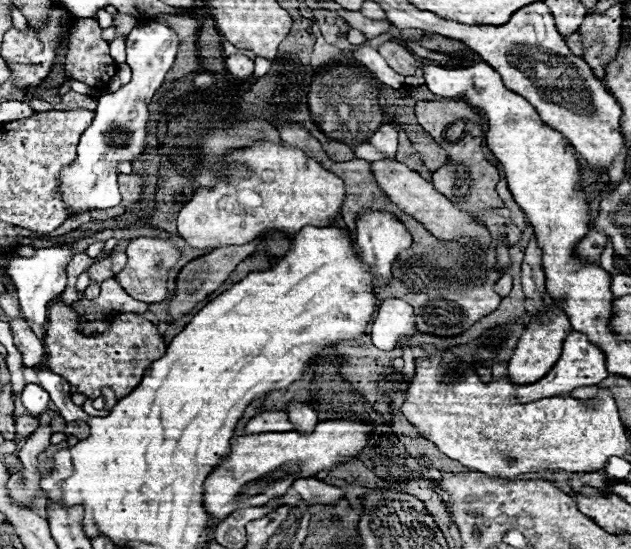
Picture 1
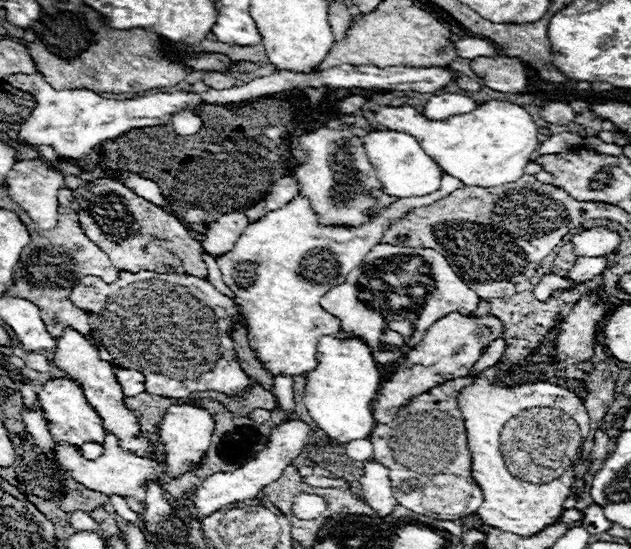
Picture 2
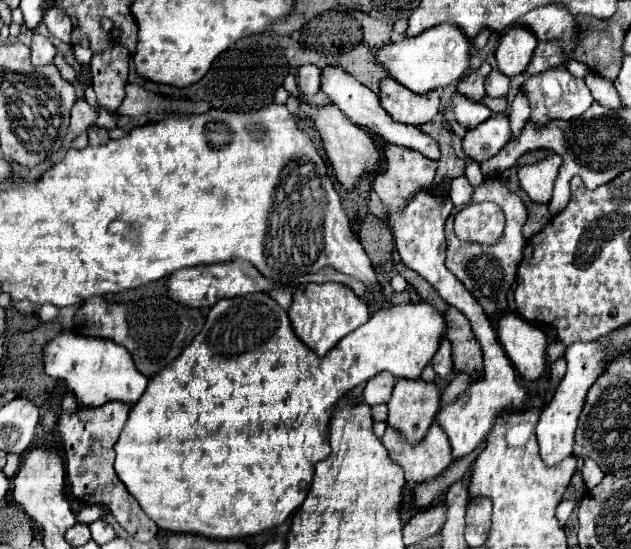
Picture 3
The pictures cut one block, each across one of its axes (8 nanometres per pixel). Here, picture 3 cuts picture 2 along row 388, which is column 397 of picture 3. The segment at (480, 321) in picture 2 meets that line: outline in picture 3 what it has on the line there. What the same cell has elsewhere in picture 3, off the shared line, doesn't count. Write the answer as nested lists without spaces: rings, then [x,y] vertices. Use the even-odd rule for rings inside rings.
[[[398,378],[388,400],[388,424],[408,440],[420,442],[440,410],[440,390],[422,378]]]

